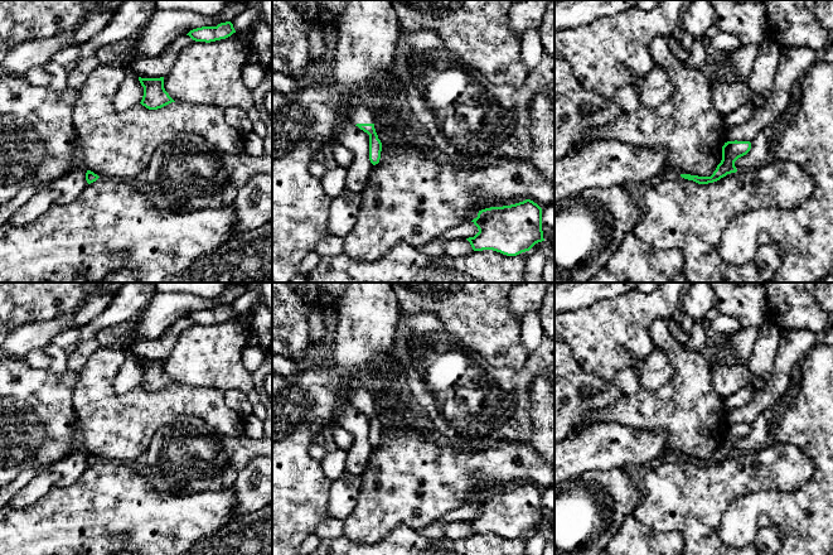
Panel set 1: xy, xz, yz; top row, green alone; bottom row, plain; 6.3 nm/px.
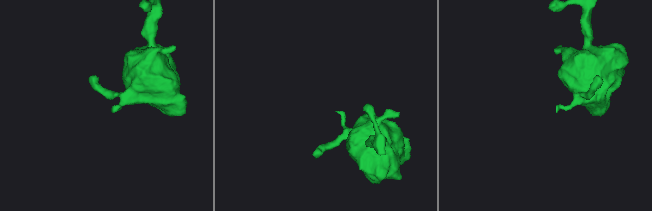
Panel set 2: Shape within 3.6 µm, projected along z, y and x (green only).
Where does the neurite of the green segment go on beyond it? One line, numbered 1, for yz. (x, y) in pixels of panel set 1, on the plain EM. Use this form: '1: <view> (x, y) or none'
1: none

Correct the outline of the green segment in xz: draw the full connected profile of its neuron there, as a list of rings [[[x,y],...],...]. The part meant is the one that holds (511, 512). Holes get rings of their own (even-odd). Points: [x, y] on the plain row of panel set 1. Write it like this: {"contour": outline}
{"contour": [[[531,482],[481,492],[471,505],[479,512],[474,520],[466,521],[474,534],[493,532],[517,539],[544,523],[542,491]]]}

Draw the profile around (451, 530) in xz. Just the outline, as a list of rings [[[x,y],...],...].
[[[435,521],[417,532],[428,539],[459,540],[470,537],[474,532],[466,521]]]

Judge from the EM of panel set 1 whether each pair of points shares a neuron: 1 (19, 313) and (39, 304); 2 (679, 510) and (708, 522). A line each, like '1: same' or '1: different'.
1: same
2: same

